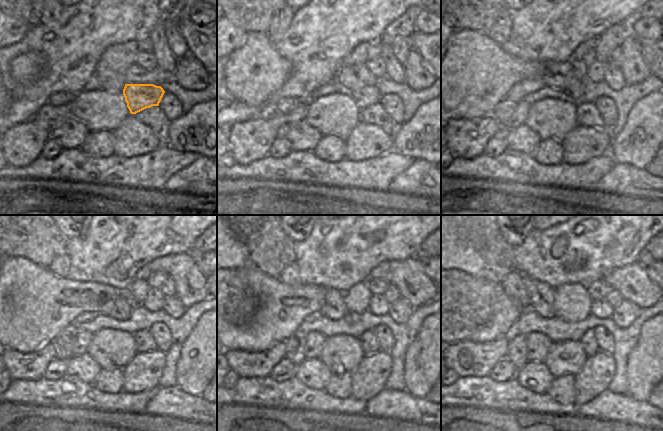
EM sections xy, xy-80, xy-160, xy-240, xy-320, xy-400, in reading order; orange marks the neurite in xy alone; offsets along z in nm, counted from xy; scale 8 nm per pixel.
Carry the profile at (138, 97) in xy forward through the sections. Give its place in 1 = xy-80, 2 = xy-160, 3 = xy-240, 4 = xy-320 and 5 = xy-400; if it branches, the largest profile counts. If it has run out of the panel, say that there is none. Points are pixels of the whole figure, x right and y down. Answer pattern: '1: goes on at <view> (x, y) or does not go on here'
1: goes on at xy-80 (369, 95)
2: goes on at xy-160 (575, 88)
3: goes on at xy-240 (122, 308)
4: goes on at xy-320 (333, 307)
5: goes on at xy-400 (541, 296)

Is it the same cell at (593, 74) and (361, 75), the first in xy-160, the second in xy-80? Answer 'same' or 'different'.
different

